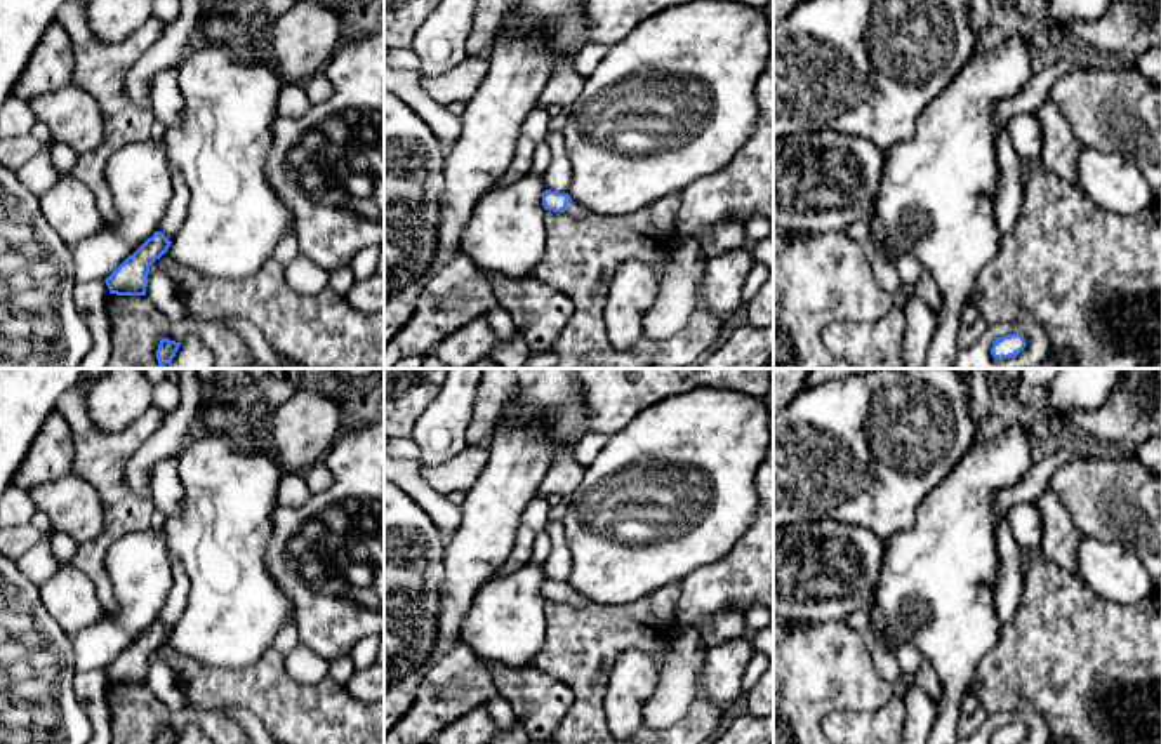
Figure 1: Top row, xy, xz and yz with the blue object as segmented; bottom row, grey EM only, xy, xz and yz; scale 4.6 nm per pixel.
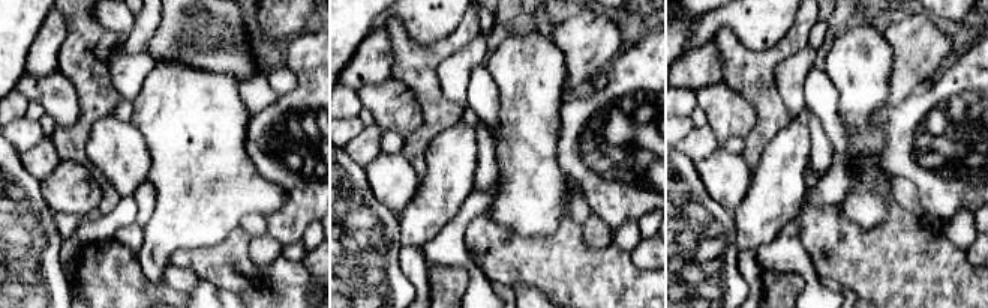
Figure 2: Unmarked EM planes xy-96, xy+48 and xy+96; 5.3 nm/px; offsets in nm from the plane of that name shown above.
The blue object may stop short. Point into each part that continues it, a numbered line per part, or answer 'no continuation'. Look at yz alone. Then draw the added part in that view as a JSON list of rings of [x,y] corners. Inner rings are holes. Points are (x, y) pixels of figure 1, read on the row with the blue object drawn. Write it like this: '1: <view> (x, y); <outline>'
no continuation

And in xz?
1: xz (572, 207); [[[572,200],[567,205],[565,212],[568,212],[568,214],[572,214],[575,217],[582,217],[582,216],[589,214],[589,209],[586,209],[586,207],[582,207],[582,205],[579,205],[577,202]]]

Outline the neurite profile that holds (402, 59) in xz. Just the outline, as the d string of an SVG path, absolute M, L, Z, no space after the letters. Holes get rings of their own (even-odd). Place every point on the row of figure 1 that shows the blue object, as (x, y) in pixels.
M384 49L384 66L396 71L419 71L421 61L410 49Z

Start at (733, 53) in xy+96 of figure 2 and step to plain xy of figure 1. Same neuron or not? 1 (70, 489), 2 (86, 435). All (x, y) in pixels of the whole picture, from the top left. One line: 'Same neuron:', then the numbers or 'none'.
Same neuron: 2

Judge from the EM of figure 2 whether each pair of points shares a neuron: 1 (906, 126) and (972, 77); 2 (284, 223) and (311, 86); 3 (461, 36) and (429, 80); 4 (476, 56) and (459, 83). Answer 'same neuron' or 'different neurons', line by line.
1: same neuron
2: same neuron
3: same neuron
4: same neuron

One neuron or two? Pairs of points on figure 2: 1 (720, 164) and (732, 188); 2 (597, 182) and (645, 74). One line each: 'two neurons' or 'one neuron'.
1: one neuron
2: one neuron

